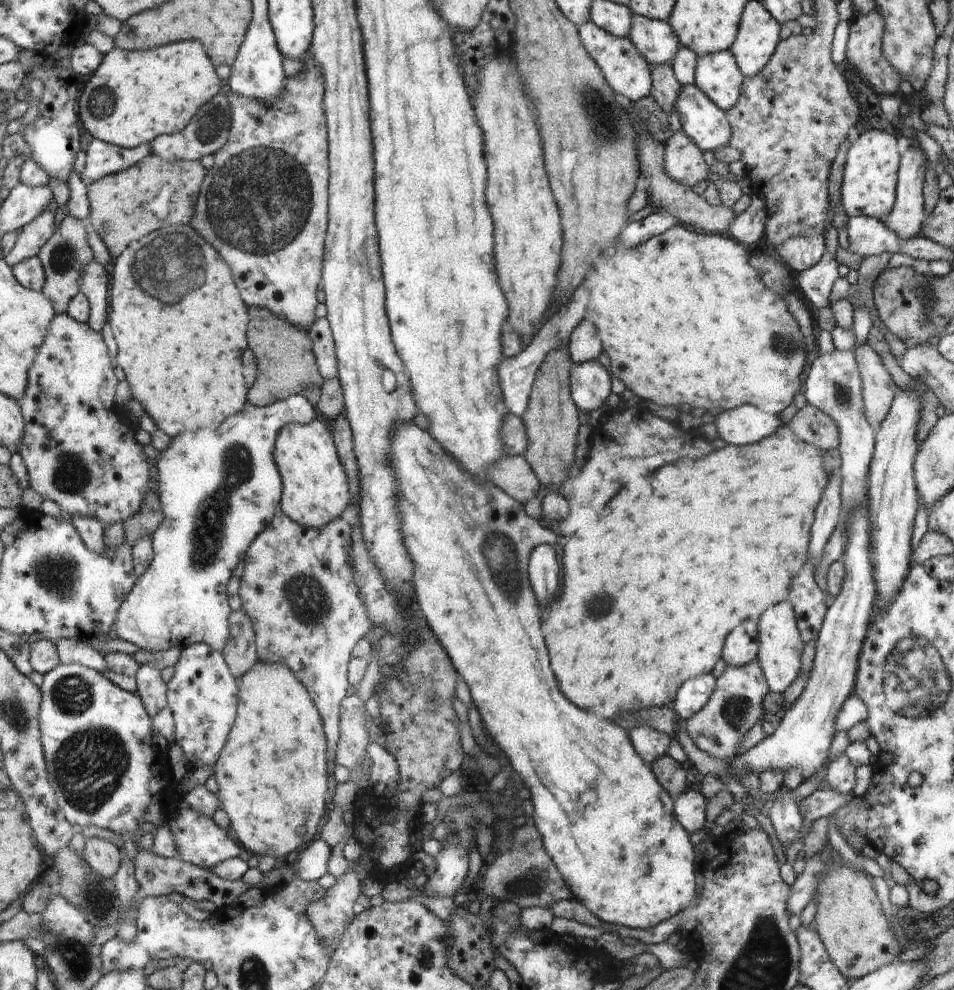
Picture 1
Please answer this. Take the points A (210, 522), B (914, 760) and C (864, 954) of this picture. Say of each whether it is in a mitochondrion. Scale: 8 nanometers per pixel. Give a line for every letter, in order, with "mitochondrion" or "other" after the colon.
A: mitochondrion
B: other
C: other

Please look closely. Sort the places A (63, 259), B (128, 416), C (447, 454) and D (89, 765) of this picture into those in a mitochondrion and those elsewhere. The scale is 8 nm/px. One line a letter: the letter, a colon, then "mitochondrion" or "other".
A: mitochondrion
B: other
C: other
D: mitochondrion

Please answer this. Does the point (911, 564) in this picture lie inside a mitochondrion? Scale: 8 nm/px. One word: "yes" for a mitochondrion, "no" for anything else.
no

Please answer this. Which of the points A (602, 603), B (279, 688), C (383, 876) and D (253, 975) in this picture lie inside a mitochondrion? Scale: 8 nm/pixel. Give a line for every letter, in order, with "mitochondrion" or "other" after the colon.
A: mitochondrion
B: other
C: other
D: mitochondrion

